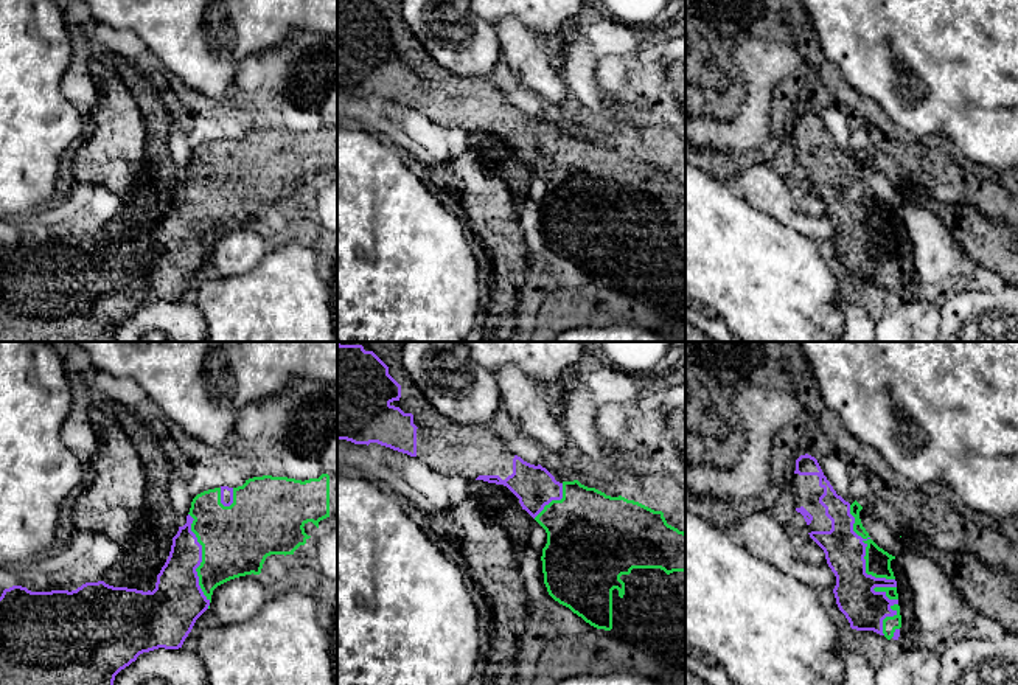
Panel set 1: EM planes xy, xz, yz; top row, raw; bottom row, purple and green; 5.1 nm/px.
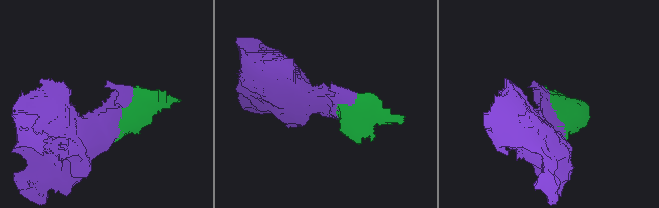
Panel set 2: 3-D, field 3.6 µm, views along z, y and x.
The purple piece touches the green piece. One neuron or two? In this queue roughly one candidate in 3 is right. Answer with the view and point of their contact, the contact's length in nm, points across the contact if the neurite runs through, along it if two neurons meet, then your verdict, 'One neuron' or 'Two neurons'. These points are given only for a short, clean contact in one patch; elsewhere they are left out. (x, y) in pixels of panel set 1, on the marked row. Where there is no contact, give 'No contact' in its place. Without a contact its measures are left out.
Touches purple at yz (864, 553). Shared border 460 nm. One neuron

